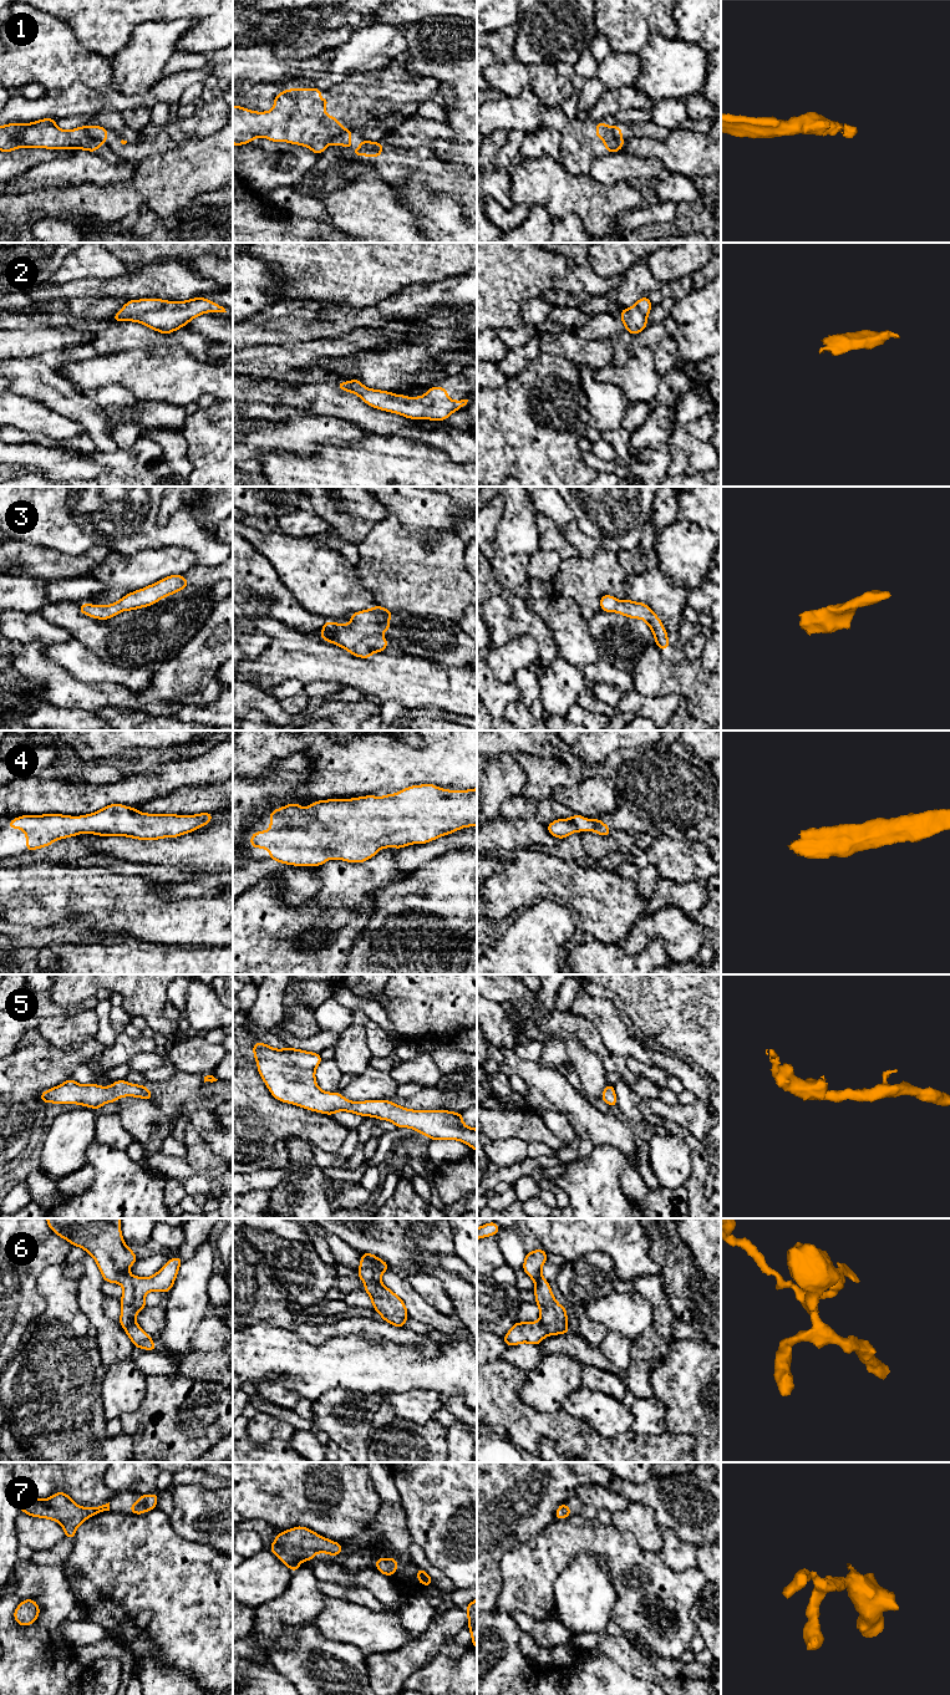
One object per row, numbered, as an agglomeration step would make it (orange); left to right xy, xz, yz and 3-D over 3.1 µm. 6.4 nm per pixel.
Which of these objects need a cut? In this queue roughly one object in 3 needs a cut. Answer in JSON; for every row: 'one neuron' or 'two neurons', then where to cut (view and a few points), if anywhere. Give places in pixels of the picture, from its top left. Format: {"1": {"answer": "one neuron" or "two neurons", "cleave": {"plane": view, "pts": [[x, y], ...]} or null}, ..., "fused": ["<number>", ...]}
{"1": {"answer": "two neurons", "cleave": {"plane": "xy", "pts": [[86, 126], [86, 131], [102, 142]]}}, "2": {"answer": "one neuron", "cleave": null}, "3": {"answer": "one neuron", "cleave": null}, "4": {"answer": "one neuron", "cleave": null}, "5": {"answer": "one neuron", "cleave": null}, "6": {"answer": "one neuron", "cleave": null}, "7": {"answer": "one neuron", "cleave": null}, "fused": ["1"]}

